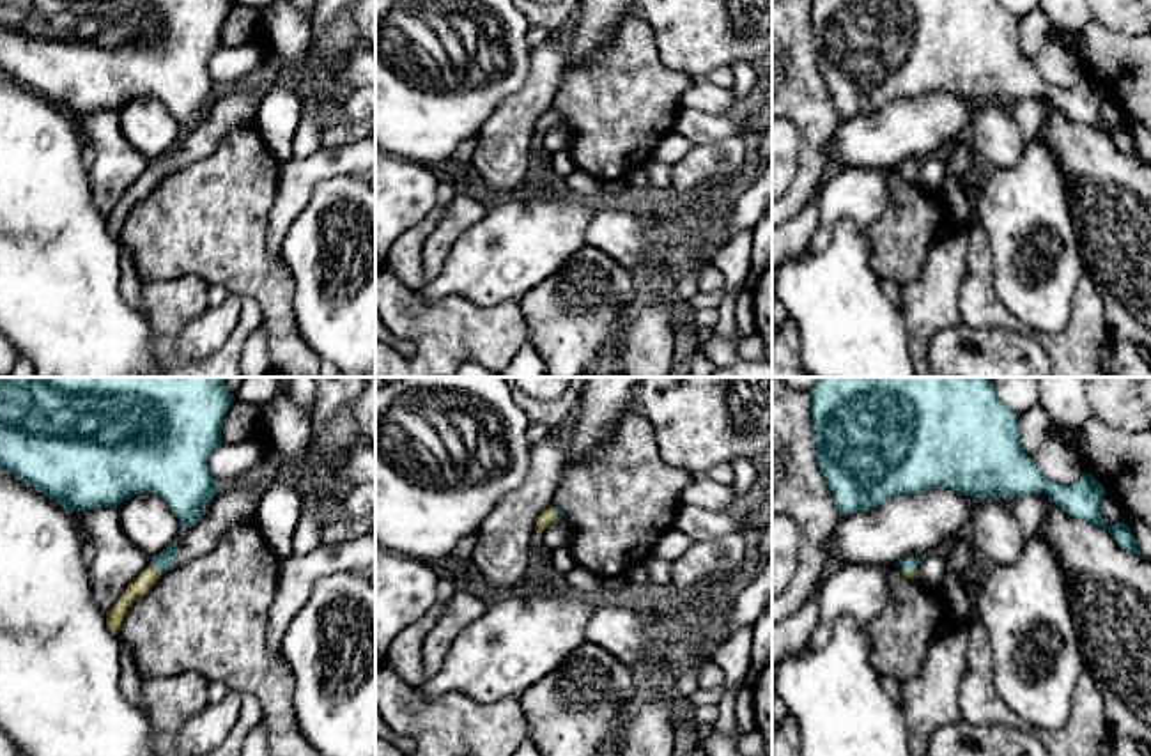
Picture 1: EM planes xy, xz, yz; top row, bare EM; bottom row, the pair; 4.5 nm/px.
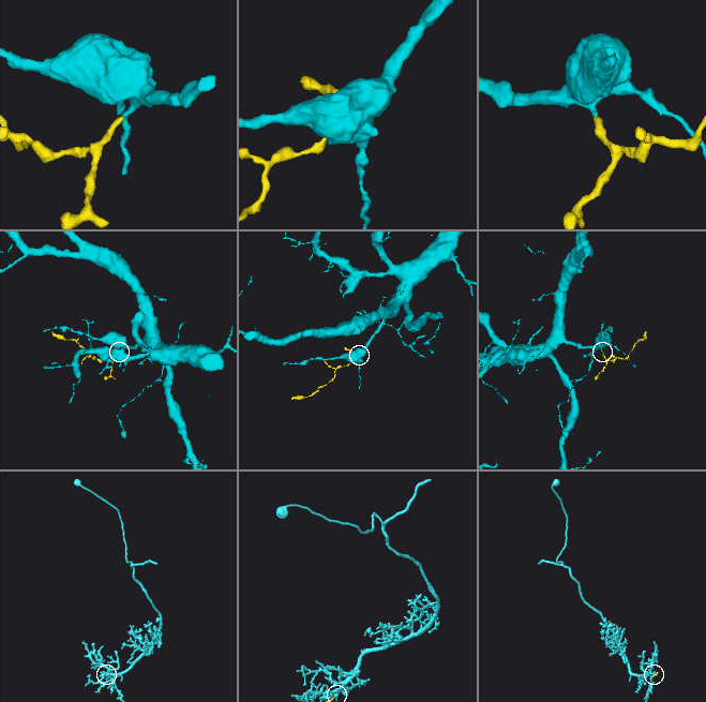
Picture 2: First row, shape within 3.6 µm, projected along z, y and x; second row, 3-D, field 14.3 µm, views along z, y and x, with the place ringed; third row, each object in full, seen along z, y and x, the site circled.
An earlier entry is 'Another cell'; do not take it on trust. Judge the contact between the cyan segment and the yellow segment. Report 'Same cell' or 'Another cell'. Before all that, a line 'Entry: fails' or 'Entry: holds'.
Entry: fails
Same cell

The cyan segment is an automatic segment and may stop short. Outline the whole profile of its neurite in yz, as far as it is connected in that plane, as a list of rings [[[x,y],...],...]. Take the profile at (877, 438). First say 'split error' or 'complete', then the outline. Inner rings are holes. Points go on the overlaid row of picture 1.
complete | [[[818,377],[809,393],[818,467],[841,515],[875,510],[887,499],[931,489],[949,489],[981,499],[1043,492],[1071,517],[1109,531],[1123,551],[1144,556],[1124,521],[1114,526],[1103,522],[1100,505],[1105,489],[1093,474],[1085,473],[1073,485],[1045,478],[1022,450],[1018,414],[999,400],[988,377]]]

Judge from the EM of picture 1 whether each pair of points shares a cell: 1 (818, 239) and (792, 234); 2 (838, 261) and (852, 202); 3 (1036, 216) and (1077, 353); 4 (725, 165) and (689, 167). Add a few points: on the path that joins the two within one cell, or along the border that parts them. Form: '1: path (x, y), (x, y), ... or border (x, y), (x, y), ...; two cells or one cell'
1: border (818, 197), (818, 225), (804, 248); two cells
2: border (865, 225), (842, 220), (822, 252); two cells
3: border (1079, 278), (1070, 319), (1058, 331), (1027, 326); two cells
4: path (716, 165), (698, 167); one cell

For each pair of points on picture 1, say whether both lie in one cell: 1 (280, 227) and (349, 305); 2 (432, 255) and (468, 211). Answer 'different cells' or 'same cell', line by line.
1: different cells
2: same cell

